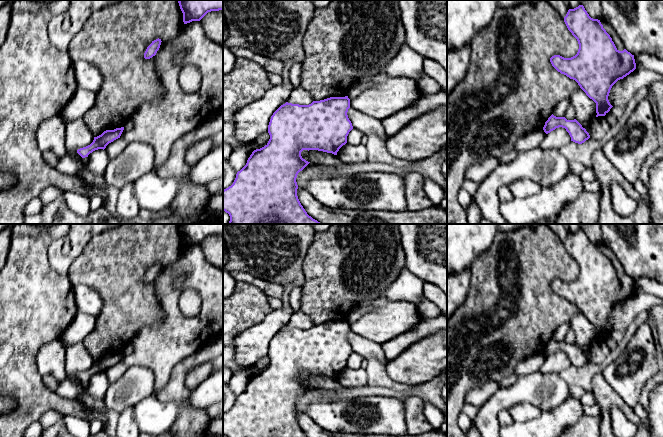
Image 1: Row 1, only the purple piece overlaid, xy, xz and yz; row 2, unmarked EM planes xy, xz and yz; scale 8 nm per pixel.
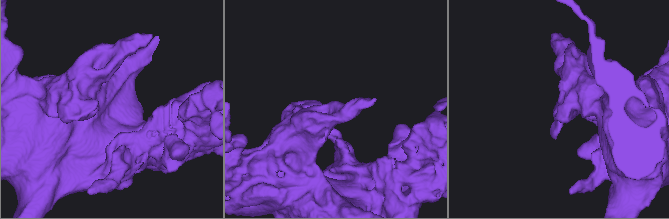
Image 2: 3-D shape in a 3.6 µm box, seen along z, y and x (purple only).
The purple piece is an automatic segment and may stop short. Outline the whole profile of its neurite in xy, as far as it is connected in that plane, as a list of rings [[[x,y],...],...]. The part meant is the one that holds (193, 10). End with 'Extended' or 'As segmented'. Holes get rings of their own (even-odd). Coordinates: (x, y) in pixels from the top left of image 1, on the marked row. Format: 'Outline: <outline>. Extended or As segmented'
Outline: [[[179,0],[184,24],[200,21],[208,12],[223,10],[223,0]]]. As segmented

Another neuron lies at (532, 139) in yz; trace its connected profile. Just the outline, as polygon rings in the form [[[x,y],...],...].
[[[537,129],[528,132],[525,136],[521,137],[515,144],[514,149],[517,152],[528,151],[532,148],[538,147],[546,137],[543,129]]]

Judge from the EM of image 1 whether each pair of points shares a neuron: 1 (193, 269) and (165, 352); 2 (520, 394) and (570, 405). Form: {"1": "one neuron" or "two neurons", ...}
{"1": "one neuron", "2": "two neurons"}

